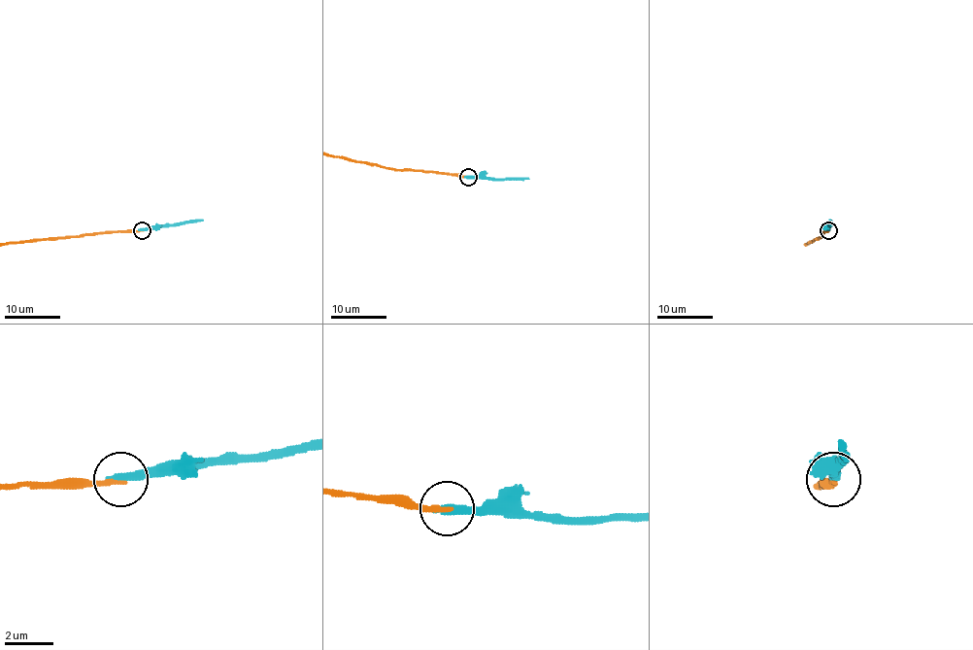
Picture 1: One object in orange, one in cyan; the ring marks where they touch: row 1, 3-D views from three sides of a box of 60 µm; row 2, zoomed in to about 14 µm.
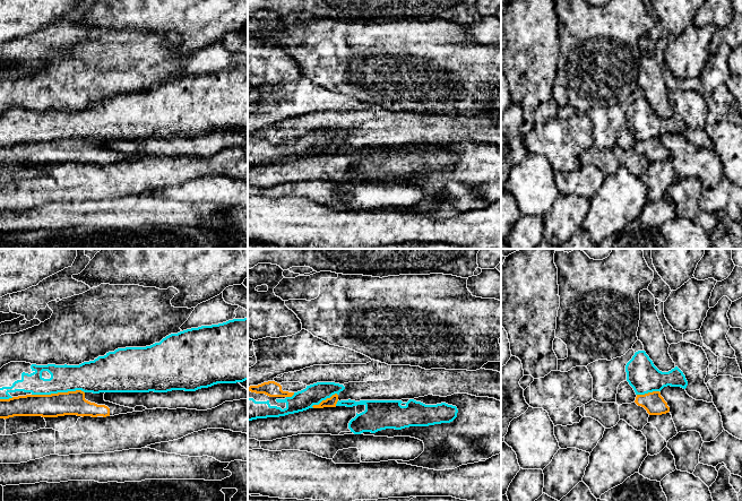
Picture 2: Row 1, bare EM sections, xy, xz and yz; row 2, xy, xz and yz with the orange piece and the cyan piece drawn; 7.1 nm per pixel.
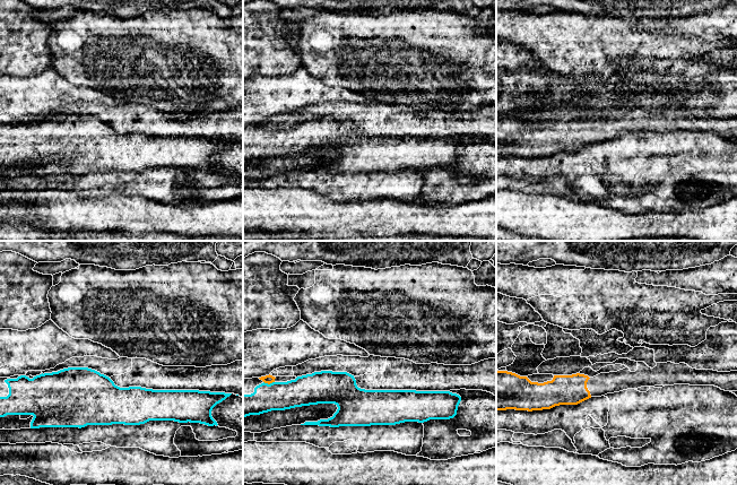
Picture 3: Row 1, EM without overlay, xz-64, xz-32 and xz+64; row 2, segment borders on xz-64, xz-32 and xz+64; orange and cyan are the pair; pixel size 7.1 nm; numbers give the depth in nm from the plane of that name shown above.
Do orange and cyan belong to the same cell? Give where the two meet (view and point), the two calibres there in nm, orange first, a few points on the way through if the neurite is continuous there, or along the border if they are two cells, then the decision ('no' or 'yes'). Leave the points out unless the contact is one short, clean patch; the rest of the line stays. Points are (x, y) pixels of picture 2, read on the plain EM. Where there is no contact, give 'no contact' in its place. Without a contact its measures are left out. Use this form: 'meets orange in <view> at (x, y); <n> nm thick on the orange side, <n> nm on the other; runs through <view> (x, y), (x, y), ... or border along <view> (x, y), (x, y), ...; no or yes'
meets orange in xy at (58, 139); 180 nm thick on the orange side, 220 nm on the other; no

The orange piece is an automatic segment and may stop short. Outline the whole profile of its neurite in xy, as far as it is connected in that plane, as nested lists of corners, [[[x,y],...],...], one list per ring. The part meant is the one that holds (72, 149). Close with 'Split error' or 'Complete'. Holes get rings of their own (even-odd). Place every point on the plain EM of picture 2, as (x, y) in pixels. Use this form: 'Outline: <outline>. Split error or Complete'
Outline: [[[76,137],[0,146],[0,165],[6,166],[14,163],[58,164],[64,162],[106,164],[135,158],[133,155],[105,148],[104,140]]]. Split error

